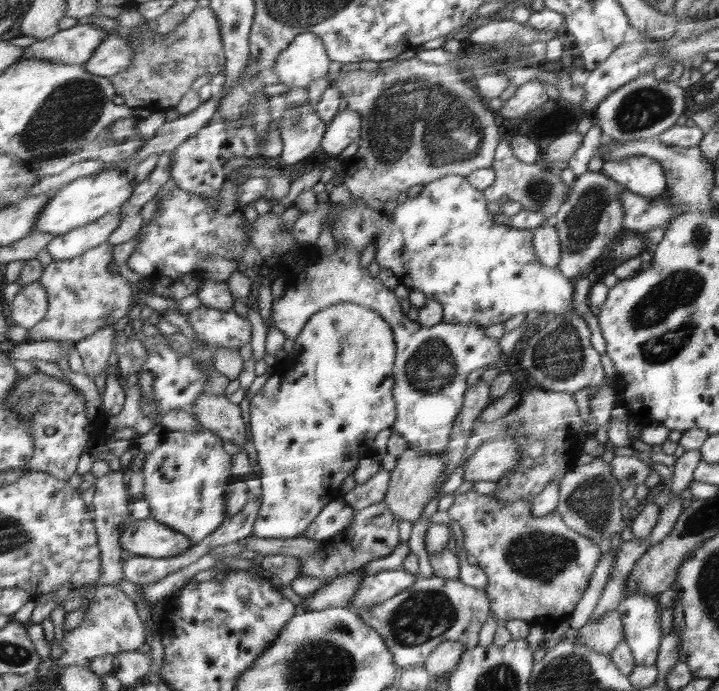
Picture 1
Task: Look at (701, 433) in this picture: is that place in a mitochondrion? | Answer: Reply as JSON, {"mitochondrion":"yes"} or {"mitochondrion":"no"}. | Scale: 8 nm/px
{"mitochondrion":"no"}

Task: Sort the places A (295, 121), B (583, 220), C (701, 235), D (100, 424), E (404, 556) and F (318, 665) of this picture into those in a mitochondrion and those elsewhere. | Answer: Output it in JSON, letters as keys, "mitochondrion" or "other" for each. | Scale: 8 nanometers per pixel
{"A":"mitochondrion","B":"mitochondrion","C":"mitochondrion","D":"other","E":"other","F":"mitochondrion"}

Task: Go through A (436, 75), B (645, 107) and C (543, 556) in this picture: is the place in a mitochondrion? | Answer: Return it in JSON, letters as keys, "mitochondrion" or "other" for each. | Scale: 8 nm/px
{"A":"mitochondrion","B":"mitochondrion","C":"mitochondrion"}

